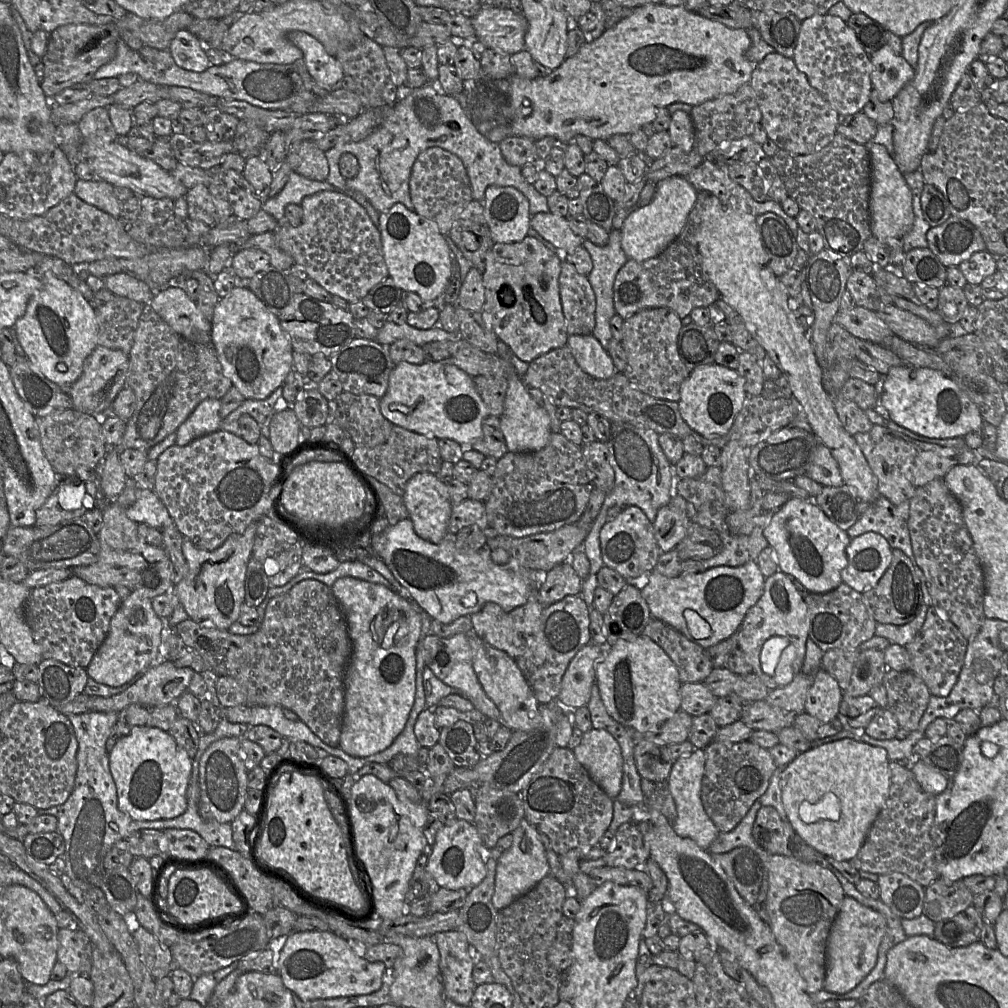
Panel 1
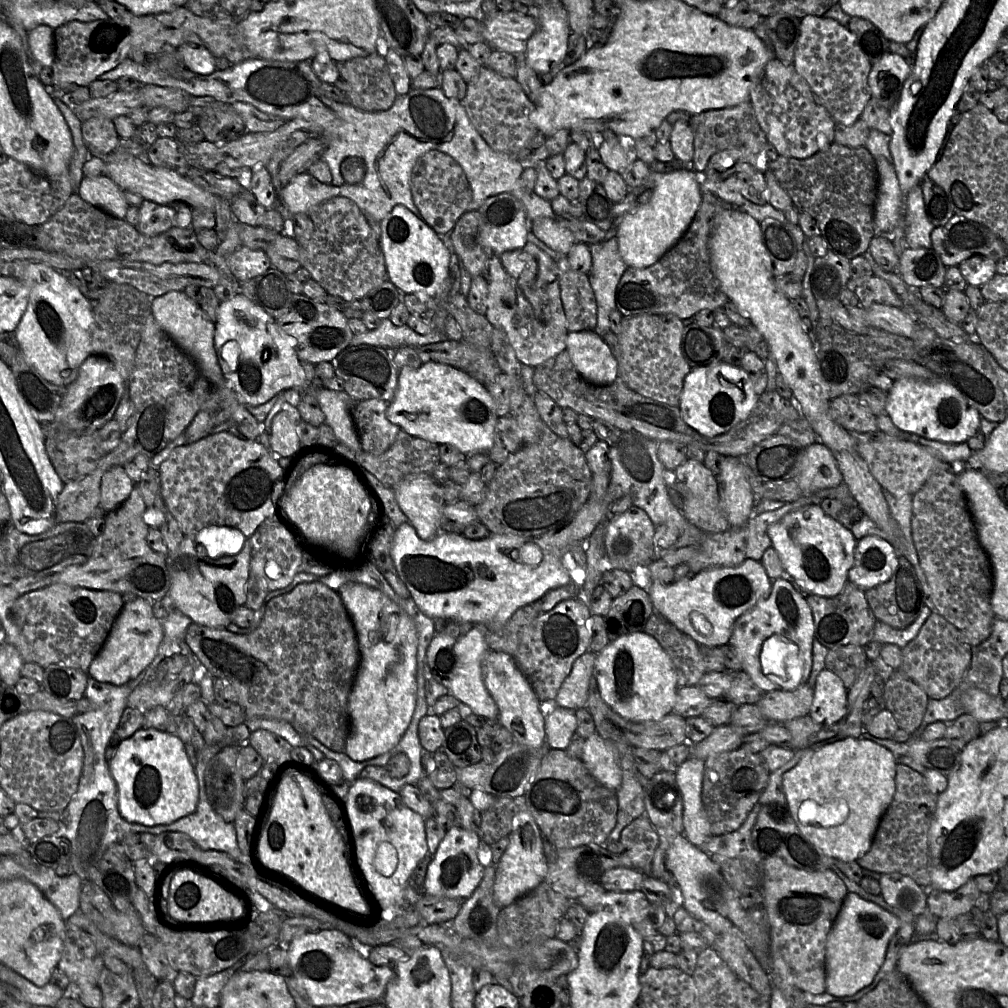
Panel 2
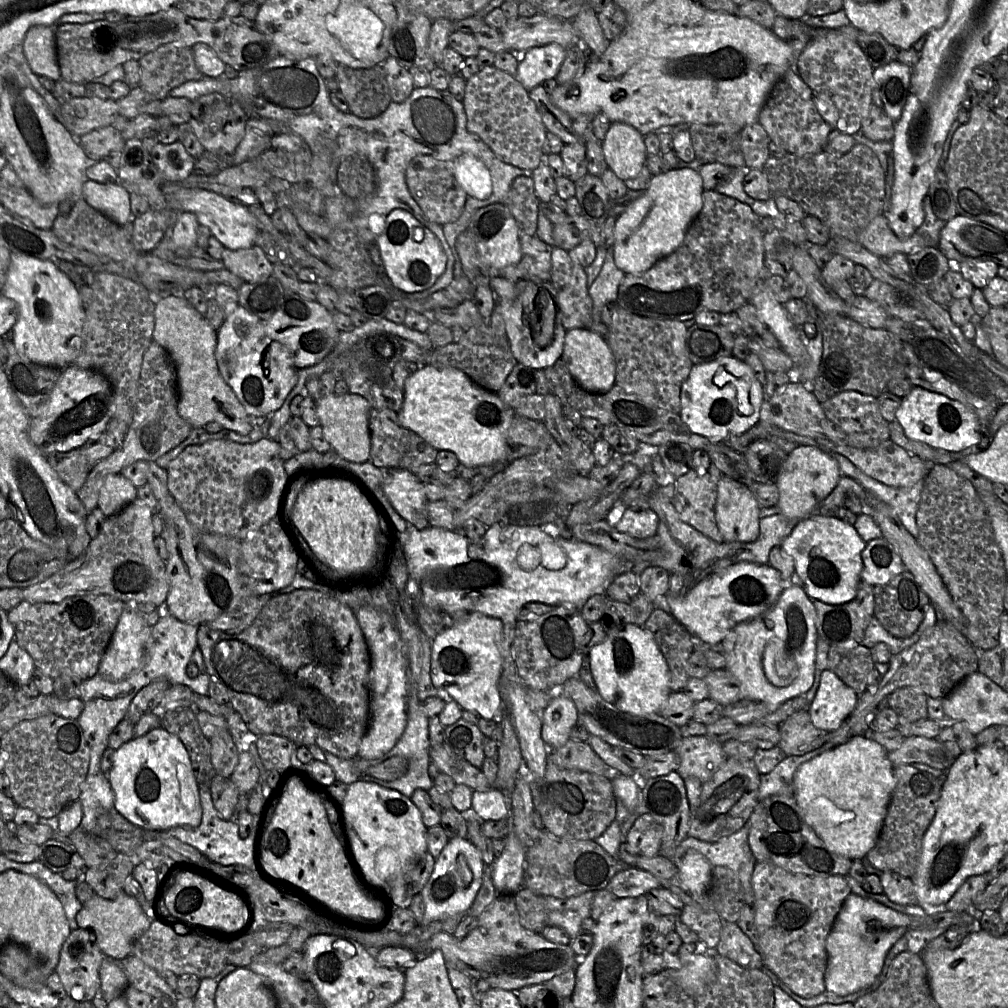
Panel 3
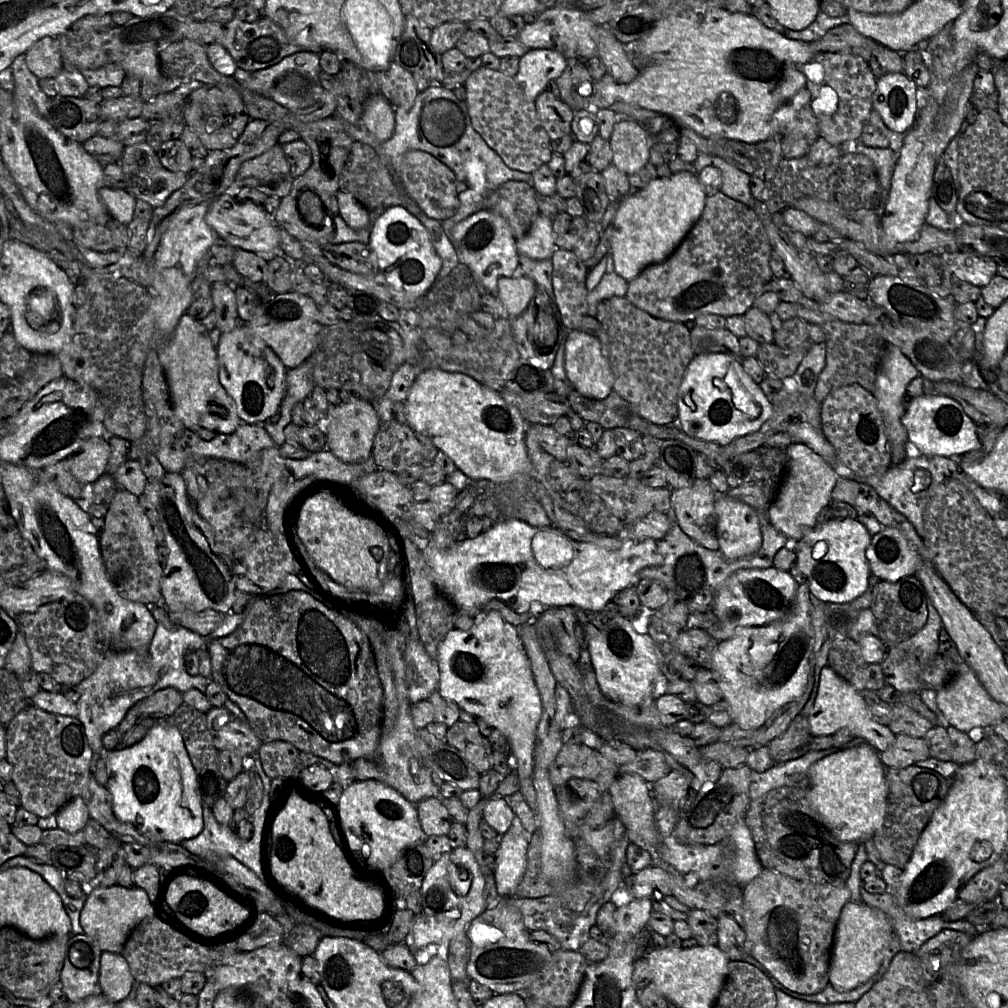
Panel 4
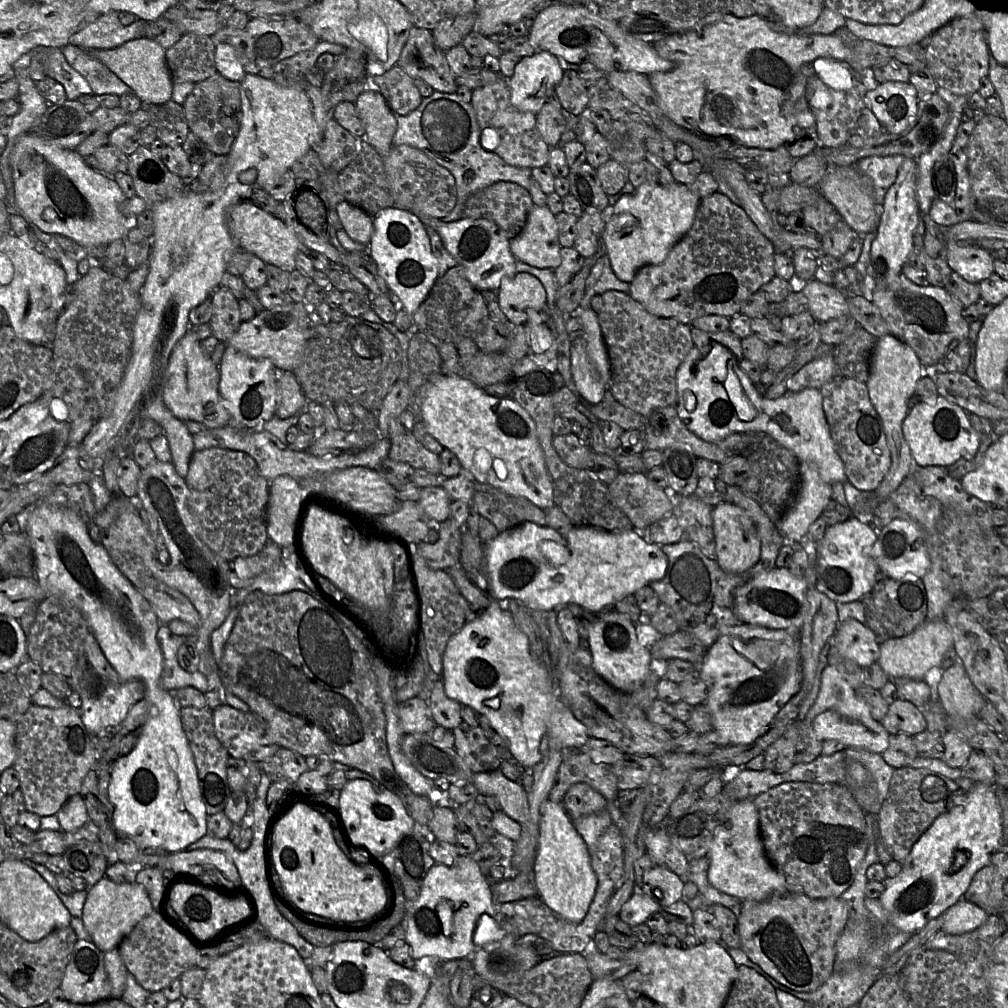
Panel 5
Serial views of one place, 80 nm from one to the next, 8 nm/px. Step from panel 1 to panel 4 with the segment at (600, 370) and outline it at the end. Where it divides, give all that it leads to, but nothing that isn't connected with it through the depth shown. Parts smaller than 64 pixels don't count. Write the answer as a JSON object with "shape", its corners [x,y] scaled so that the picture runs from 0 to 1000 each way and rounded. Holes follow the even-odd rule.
{"shape":[[[575,327],[563,329],[561,336],[561,366],[567,383],[581,394],[598,396],[608,387],[609,371],[592,333]]]}

